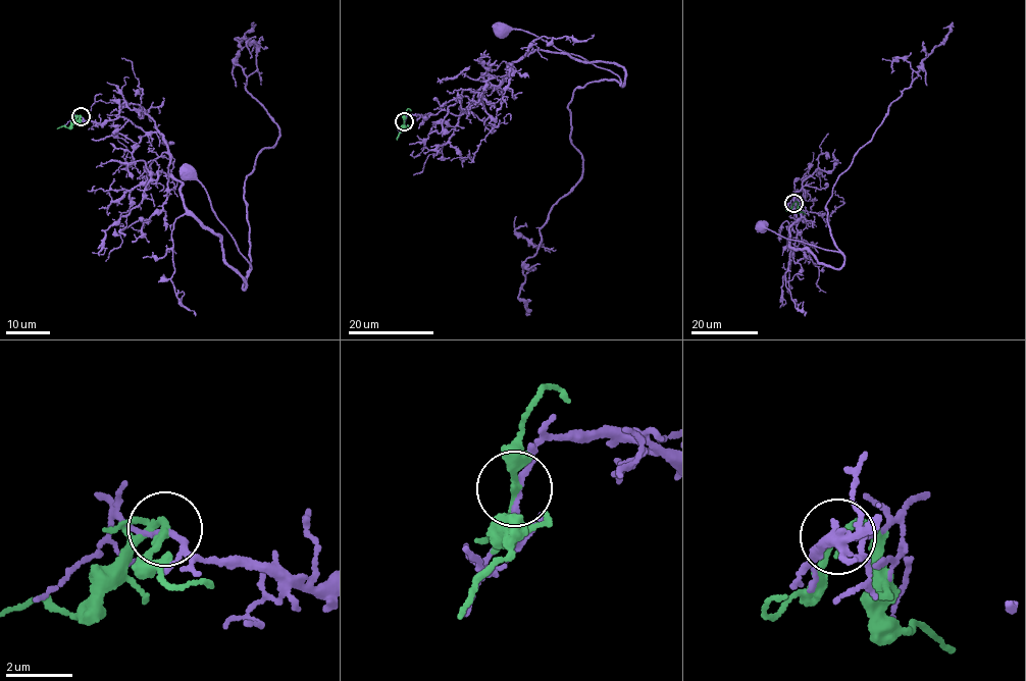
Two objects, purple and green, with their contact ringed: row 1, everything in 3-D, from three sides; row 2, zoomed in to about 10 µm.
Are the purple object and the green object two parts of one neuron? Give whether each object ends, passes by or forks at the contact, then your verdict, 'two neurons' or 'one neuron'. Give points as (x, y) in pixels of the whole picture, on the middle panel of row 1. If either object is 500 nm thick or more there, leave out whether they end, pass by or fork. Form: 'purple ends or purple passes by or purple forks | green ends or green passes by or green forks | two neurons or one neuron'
purple passes by | green passes by | two neurons

